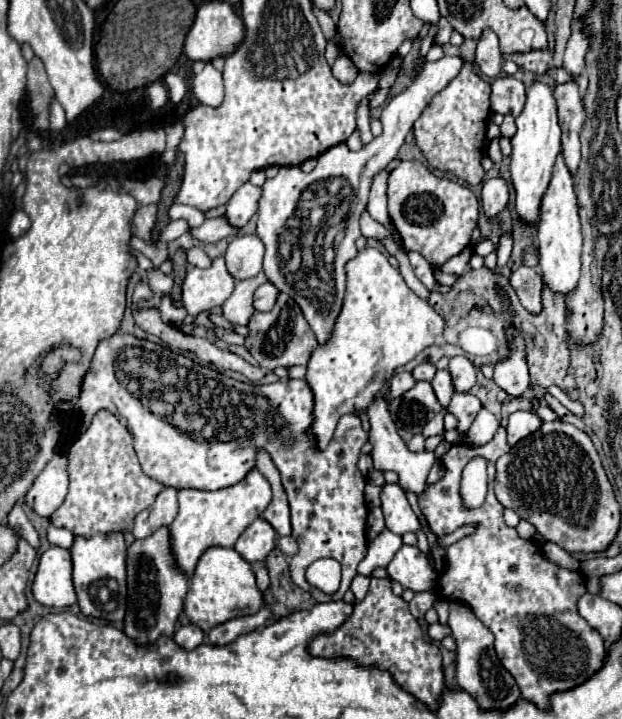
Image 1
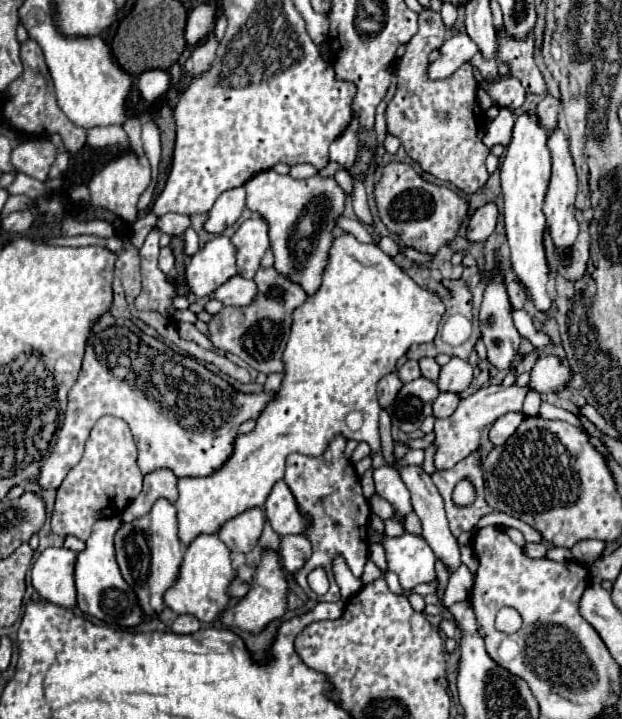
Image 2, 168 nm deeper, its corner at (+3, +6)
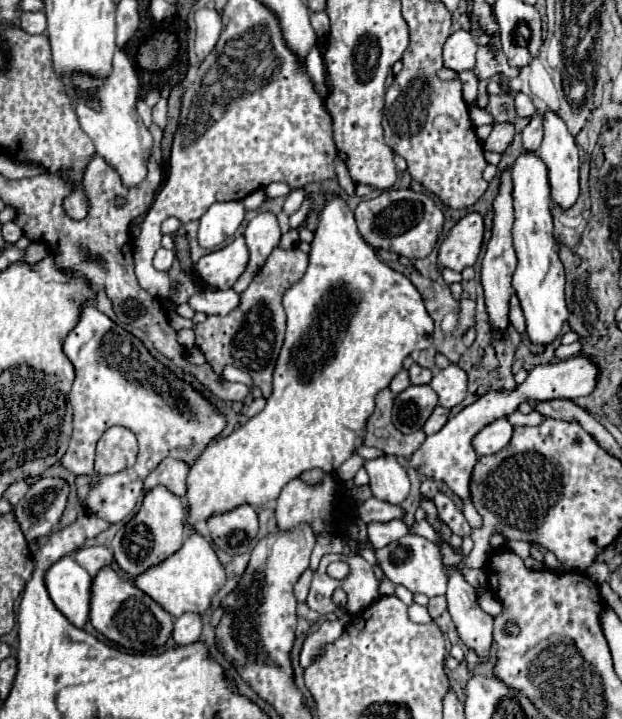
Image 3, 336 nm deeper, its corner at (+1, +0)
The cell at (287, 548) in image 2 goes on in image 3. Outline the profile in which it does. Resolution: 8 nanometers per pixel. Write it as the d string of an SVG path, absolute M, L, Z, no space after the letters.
M308 567L308 569L300 575L300 579L296 581L296 585L294 585L294 595L296 595L298 601L304 601L304 599L306 599L306 595L308 595L308 587L310 587L310 581L312 581L312 569Z

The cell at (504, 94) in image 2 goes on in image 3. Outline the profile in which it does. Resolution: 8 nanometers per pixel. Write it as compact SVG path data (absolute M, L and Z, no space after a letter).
M516 93L516 113L522 115L522 117L530 117L534 113L534 105L532 105L528 95Z

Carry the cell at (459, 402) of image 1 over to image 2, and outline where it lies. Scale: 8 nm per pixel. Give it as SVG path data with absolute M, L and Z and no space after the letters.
M440 393L438 399L432 403L432 413L434 417L450 417L458 407L458 403L460 397L456 393Z

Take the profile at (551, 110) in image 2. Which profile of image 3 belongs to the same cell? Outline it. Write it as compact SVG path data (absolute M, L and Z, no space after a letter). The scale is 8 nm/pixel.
M540 113L530 117L530 123L526 125L526 129L522 133L522 143L524 143L526 151L538 151L538 147L542 143L542 121L544 121L544 115L540 115Z

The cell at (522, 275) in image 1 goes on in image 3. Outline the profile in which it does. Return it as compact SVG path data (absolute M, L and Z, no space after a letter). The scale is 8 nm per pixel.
M512 295L512 299L510 299L510 325L512 325L518 333L524 333L524 331L526 331L524 313L522 313L522 307L520 307L520 301L518 301L516 295Z

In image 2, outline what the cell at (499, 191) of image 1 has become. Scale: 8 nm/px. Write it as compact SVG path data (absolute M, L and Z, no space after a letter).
M486 203L484 207L476 209L468 221L466 239L470 243L484 243L496 227L496 217L498 217L498 209L494 203Z

